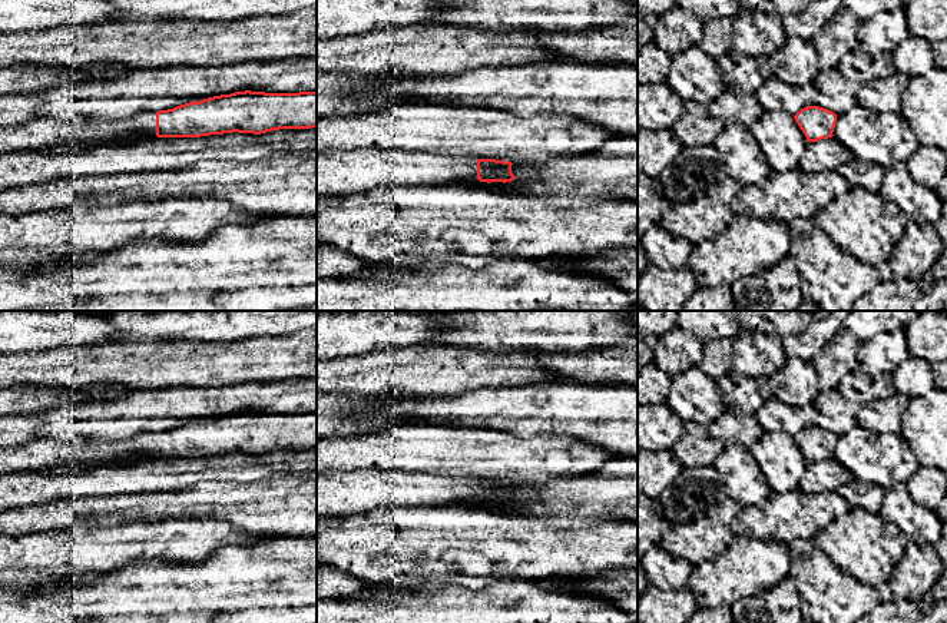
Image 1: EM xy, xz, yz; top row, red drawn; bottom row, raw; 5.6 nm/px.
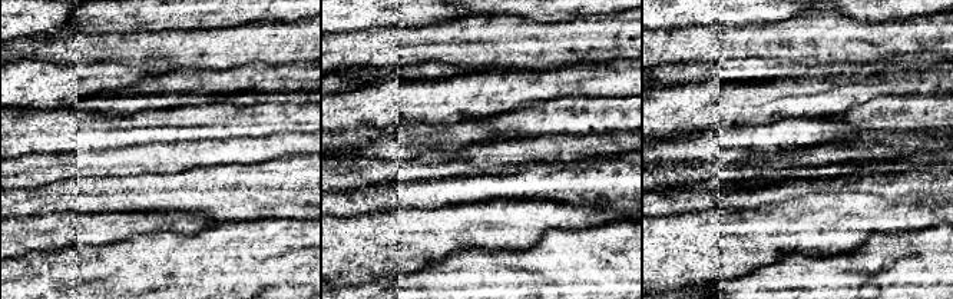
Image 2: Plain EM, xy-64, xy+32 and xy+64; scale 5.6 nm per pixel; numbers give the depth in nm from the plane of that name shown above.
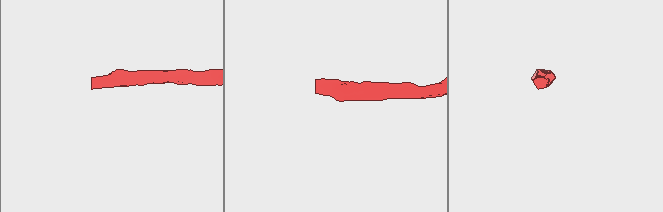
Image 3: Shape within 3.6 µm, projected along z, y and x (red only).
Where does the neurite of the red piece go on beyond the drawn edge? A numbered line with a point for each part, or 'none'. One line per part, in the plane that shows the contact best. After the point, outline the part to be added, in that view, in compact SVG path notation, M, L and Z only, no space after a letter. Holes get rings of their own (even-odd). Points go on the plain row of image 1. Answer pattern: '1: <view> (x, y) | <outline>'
1: xy (39, 454) | M142 431L133 438L116 443L87 440L80 444L57 443L40 437L20 445L0 445L0 475L54 470L62 463L76 463L85 467L113 464L116 457L125 455L132 448L152 451L156 457L156 433Z

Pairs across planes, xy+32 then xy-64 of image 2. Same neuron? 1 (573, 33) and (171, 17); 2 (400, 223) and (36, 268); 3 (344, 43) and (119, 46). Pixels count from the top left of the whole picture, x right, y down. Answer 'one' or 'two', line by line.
1: two
2: two
3: one

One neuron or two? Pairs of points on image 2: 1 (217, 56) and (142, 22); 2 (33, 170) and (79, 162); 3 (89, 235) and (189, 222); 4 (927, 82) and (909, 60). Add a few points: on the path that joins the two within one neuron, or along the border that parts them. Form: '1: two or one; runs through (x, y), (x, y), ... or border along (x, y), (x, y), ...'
1: two; border along (197, 30), (146, 32), (129, 37)
2: one; runs through (45, 169), (68, 166)
3: one; runs through (113, 226), (131, 222), (165, 222)
4: two; border along (932, 67), (904, 72)

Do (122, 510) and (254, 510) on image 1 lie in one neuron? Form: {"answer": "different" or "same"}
{"answer": "same"}

